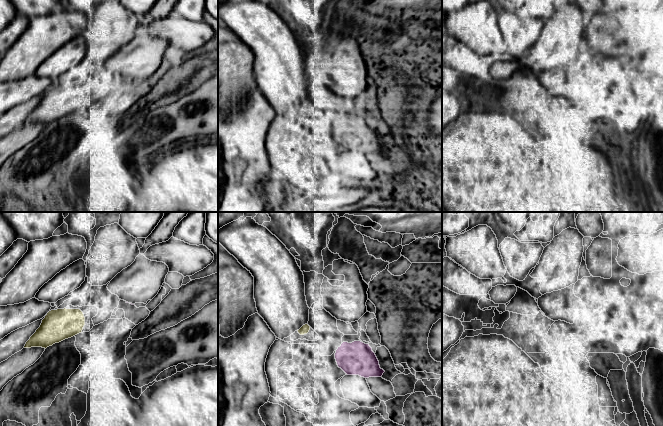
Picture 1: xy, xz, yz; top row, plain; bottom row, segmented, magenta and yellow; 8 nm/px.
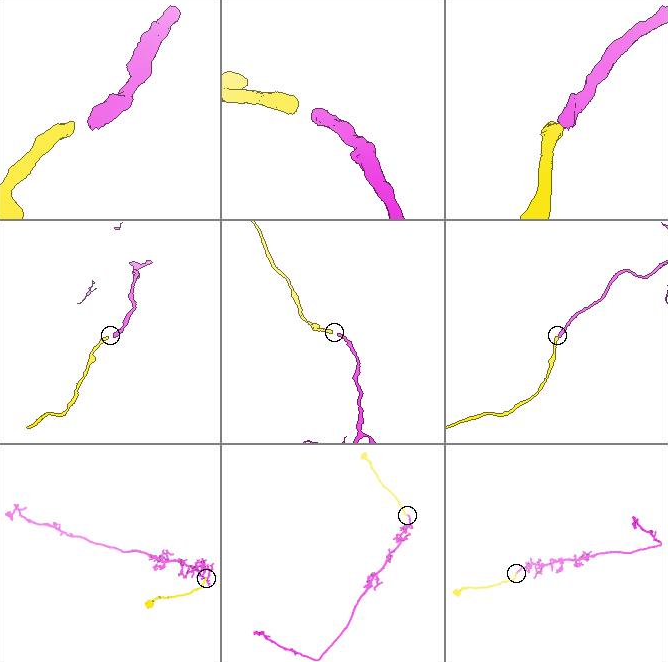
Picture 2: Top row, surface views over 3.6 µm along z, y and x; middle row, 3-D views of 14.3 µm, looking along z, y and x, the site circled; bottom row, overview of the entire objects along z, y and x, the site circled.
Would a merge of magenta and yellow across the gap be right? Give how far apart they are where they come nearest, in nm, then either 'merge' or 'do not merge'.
gap 280 nm; do not merge

